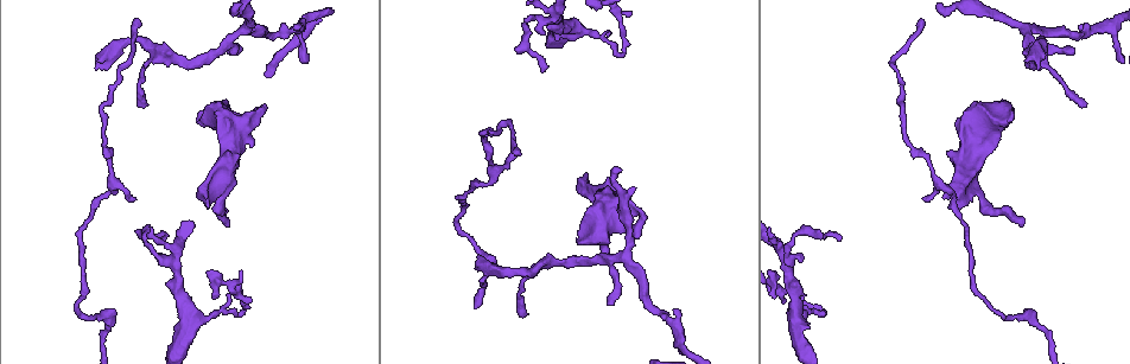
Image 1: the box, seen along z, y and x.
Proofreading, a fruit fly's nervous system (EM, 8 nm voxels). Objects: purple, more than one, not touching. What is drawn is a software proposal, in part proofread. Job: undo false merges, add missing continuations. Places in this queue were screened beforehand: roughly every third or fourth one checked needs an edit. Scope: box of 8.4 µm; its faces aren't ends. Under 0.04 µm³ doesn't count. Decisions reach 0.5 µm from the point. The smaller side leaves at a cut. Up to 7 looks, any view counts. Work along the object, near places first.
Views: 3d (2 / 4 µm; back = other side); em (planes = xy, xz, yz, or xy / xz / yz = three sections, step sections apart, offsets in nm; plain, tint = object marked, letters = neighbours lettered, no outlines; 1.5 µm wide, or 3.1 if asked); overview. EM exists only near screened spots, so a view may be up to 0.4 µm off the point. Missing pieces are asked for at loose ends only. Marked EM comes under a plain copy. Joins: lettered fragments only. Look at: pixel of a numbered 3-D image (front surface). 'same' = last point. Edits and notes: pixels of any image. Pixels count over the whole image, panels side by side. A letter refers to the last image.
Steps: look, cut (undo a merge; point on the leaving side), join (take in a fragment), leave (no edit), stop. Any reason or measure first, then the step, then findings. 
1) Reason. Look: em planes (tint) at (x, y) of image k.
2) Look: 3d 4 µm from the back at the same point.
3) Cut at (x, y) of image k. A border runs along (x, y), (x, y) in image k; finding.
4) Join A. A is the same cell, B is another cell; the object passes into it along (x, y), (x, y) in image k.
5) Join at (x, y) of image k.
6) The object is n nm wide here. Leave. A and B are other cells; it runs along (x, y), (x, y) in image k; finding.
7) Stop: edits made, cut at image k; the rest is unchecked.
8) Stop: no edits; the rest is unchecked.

Sharp bend. Look: 3d 4 µm from the back at (102, 342) of image 1.

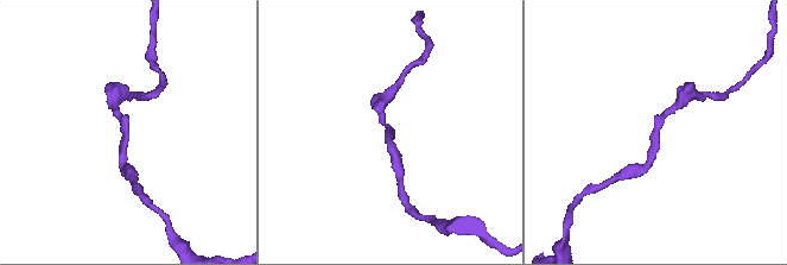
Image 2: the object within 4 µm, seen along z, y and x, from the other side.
Shape alone is not enough. Look: em planes (letters) at (125, 135) of image 2.

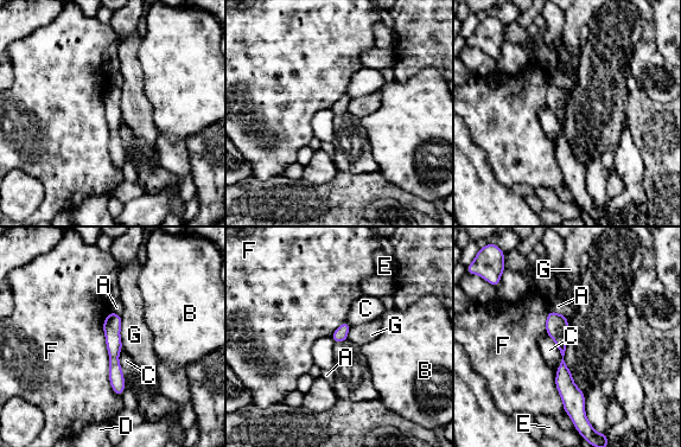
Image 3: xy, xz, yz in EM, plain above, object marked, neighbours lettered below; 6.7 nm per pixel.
Leave. A, B, C, D, E, F and G are other cells; a border runs along (107, 312), (108, 378), (121, 397) in image 3; continuous, no second cell.

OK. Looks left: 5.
Tapers out. Look: em planes (letters) at (228, 226) of image 1.

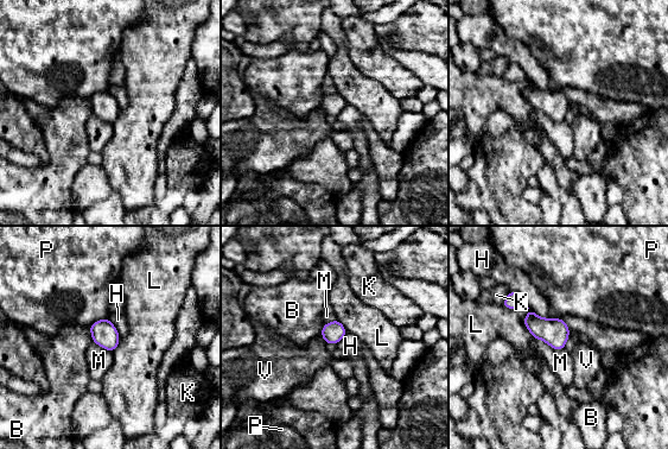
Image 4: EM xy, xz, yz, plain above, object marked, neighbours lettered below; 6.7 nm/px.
The object is 140 nm wide here. Leave. B, H, K, L, M, P and V are other cells; a border runs along (501, 305), (527, 309), (534, 337) in image 4; no lettered fragment goes on from it.

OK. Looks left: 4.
Sharp bend. Look: 3d 2 µm at (245, 304) of image 1.

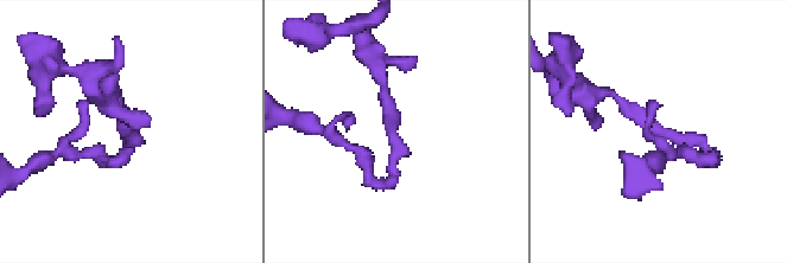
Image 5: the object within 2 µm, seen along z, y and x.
Shape alone is not enough. Look: em xy step 8 (letters) at (688, 136) of image 5.

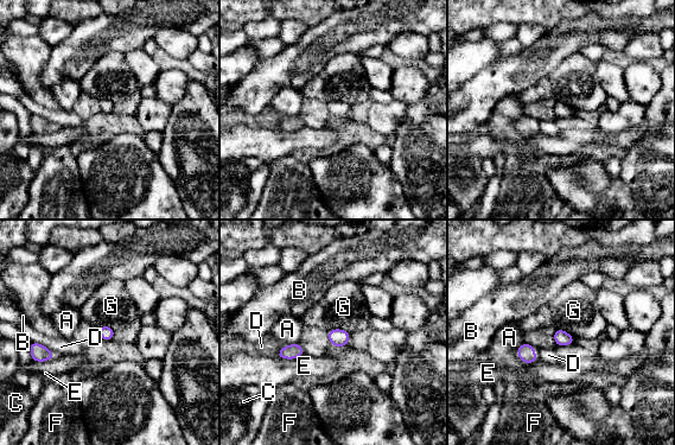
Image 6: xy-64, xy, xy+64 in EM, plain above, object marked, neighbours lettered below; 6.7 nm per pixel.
Cut it another way. Look: em planes (letters) at the same point.

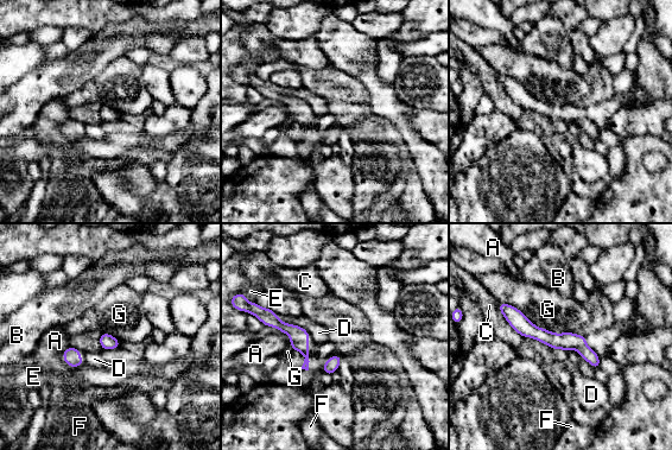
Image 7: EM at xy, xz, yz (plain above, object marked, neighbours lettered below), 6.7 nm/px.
Leave. A, B, C, D, E, F and G are other cells; a border runs along (499, 302), (538, 327), (579, 335) in image 7; continuous, no second cell.

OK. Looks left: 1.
Stop: no edits; the rest is unchecked.

